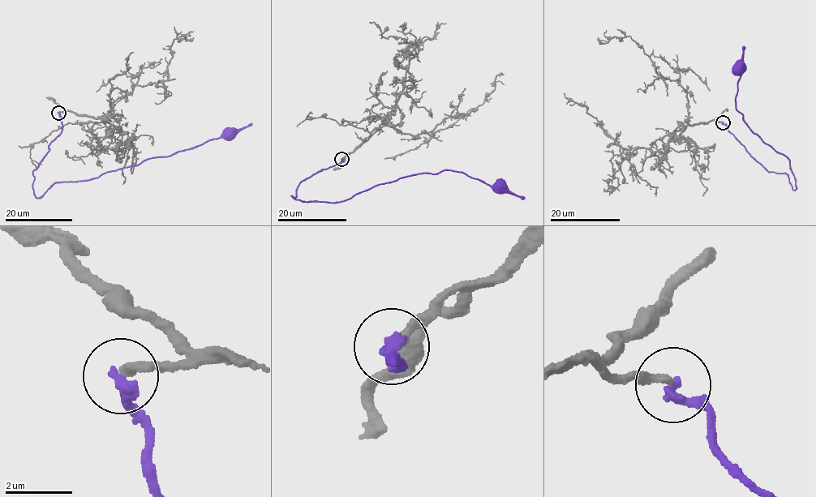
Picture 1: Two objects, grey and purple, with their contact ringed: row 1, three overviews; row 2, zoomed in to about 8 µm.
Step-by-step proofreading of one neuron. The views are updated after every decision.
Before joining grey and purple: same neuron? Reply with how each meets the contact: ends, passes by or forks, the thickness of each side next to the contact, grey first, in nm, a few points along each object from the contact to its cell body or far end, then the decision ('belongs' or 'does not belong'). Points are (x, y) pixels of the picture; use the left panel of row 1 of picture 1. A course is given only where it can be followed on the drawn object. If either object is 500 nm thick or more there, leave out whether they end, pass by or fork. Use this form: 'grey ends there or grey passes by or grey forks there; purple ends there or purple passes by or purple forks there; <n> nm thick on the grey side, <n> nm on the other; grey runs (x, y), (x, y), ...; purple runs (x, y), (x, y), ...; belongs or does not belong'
grey ends there; purple ends there; 240 nm thick on the grey side, 340 nm on the other; grey runs (58, 112), (98, 117), (120, 133), (110, 107), (109, 81), (125, 72), (126, 59), (133, 52); purple runs (58, 113), (62, 128), (32, 173), (33, 191), (38, 197), (55, 182), (99, 177), (194, 147), (225, 133); does not belong

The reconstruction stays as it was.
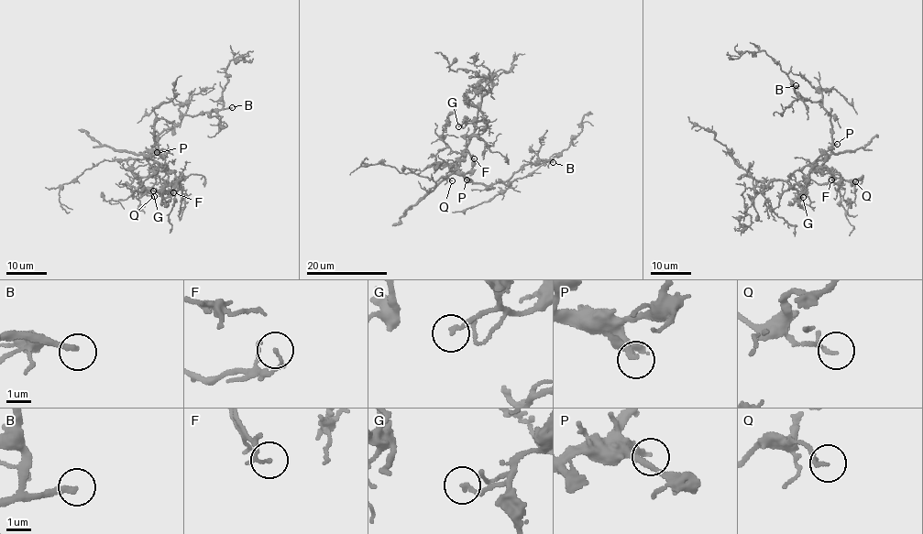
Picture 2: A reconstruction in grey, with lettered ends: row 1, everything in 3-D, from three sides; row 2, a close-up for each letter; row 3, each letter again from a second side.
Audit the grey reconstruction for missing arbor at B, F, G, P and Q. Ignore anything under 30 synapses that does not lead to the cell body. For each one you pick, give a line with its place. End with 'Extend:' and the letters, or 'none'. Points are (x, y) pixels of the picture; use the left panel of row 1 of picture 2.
B: at (232, 107)
Extend: B

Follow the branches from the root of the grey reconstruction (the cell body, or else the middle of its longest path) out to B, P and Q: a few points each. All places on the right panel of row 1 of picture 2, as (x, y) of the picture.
B: (829, 155), (832, 145), (830, 115), (819, 100), (812, 102), (796, 92), (796, 85)
P: (829, 155), (837, 144)
Q: (829, 155), (814, 166), (827, 167), (842, 179), (852, 184), (855, 181)

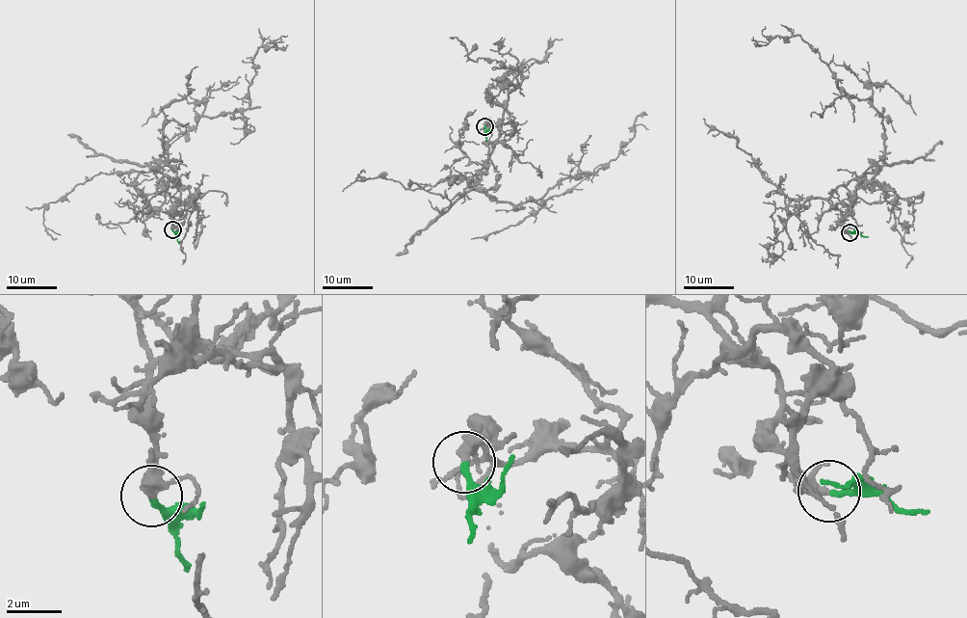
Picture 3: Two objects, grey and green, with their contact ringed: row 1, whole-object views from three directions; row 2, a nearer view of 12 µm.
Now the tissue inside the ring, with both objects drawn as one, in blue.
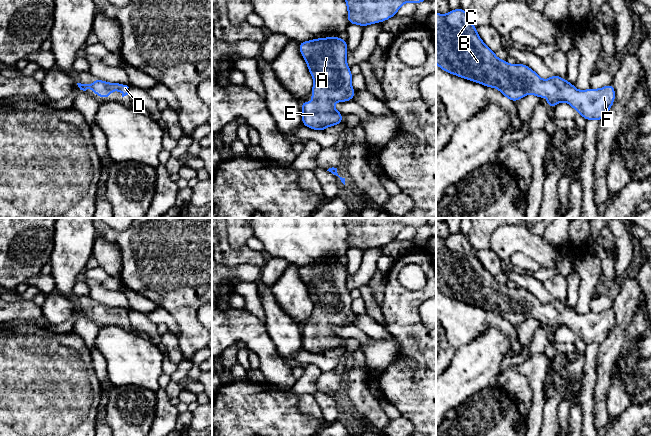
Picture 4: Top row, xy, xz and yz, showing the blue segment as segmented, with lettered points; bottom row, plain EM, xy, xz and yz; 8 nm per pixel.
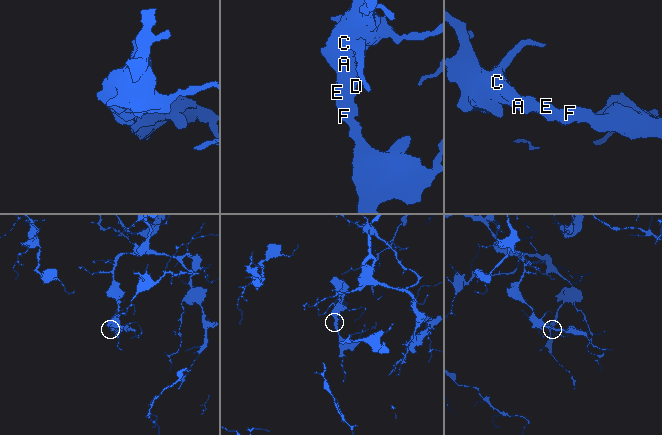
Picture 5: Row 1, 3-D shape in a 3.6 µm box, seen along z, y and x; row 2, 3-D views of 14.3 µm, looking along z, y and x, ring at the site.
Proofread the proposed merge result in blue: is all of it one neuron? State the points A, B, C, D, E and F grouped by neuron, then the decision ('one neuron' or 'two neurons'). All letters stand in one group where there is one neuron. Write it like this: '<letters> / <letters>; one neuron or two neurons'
A B C D E F; one neuron

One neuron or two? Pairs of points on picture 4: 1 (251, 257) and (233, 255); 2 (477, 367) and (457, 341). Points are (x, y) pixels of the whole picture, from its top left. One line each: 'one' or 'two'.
1: one
2: two

